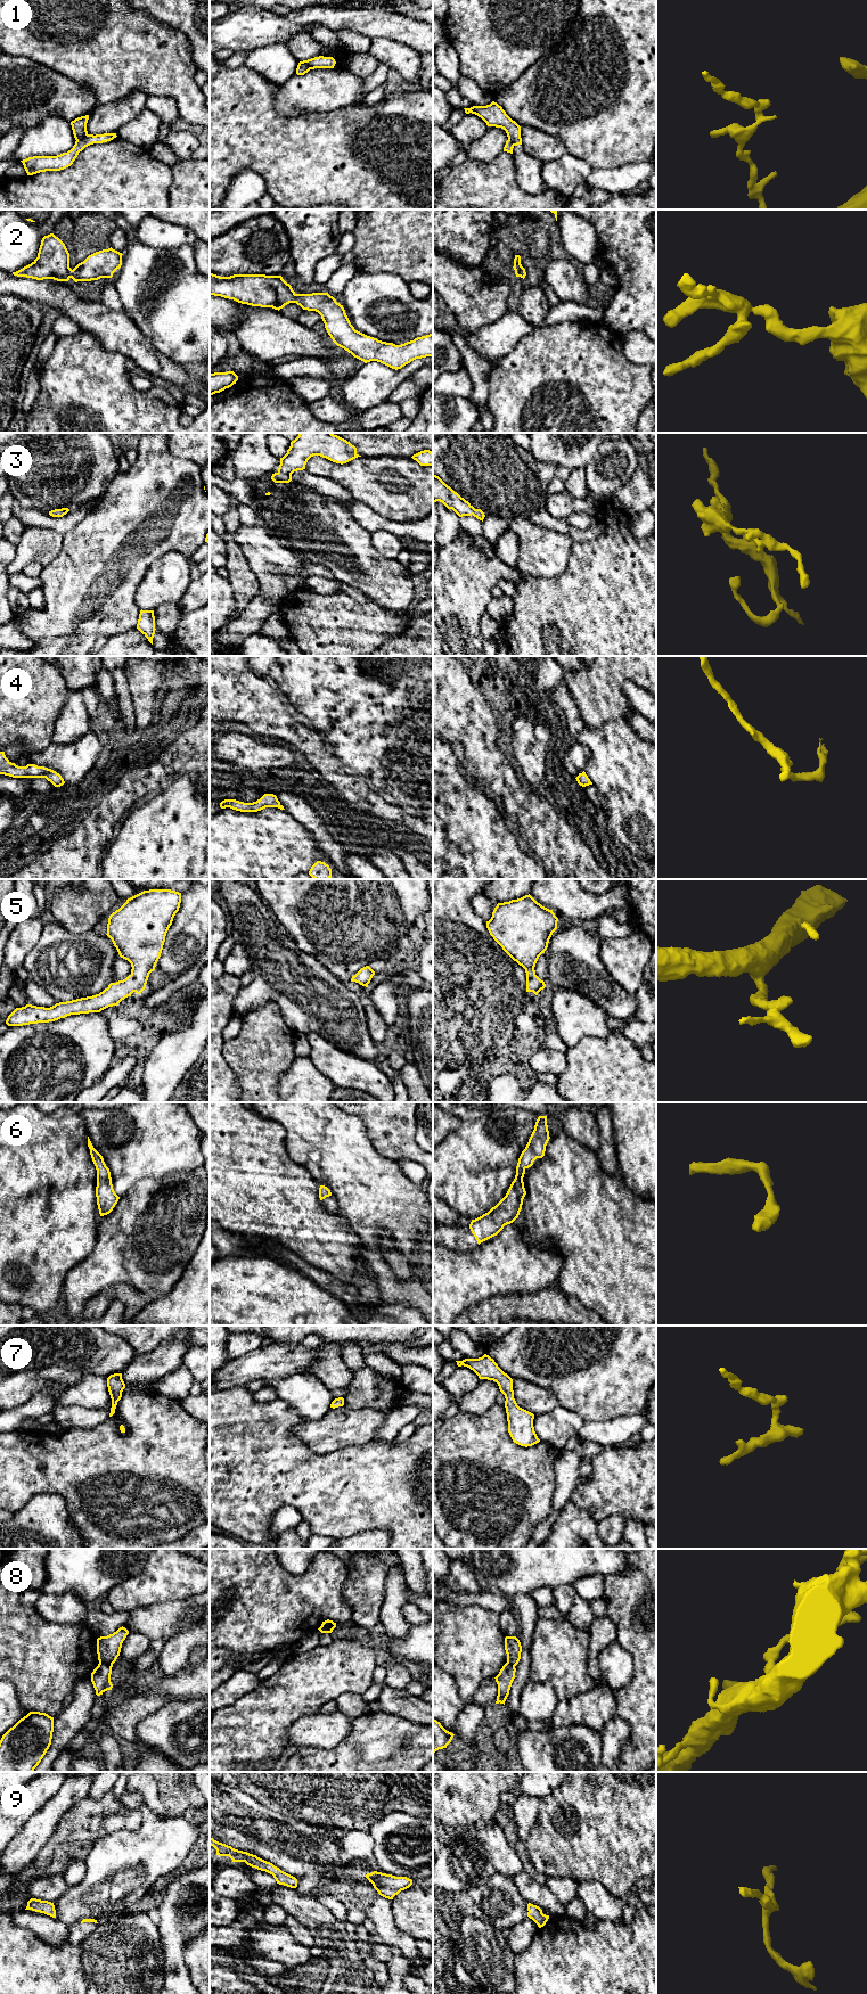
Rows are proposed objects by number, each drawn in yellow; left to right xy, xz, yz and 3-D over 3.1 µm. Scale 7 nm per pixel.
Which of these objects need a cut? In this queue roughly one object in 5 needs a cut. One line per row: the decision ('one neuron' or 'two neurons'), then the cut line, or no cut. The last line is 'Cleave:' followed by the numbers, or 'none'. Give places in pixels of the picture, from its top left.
1: two neurons; cut in xz along (300, 62), (303, 62), (311, 68)
2: one neuron; no cut
3: one neuron; no cut
4: one neuron; no cut
5: one neuron; no cut
6: one neuron; no cut
7: one neuron; no cut
8: two neurons; cut in xy along (99, 1663), (112, 1665)
9: one neuron; no cut
Cleave: 1, 8

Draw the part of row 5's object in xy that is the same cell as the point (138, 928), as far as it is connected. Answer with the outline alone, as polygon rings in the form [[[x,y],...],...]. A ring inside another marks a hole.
[[[171,889],[144,891],[130,898],[108,918],[107,936],[112,939],[121,958],[131,963],[131,974],[123,980],[111,983],[99,994],[72,1001],[59,1002],[50,1008],[26,1004],[16,1008],[7,1018],[8,1026],[23,1026],[38,1023],[55,1021],[71,1015],[100,1012],[101,1010],[118,1006],[118,1003],[133,992],[140,994],[145,988],[149,974],[155,970],[161,957],[166,933],[172,925],[181,903],[181,893]]]

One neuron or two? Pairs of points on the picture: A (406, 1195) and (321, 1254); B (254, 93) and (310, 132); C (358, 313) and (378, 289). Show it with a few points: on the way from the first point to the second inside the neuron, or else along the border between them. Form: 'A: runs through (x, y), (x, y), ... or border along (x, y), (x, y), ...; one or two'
A: border along (337, 1213), (348, 1222), (365, 1246); two
B: runs through (262, 109), (285, 132), (294, 132); one
C: runs through (360, 308), (373, 295); one

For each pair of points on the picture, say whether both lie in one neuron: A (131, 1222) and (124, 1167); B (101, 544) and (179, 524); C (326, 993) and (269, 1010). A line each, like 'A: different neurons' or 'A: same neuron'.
A: different neurons
B: same neuron
C: different neurons

